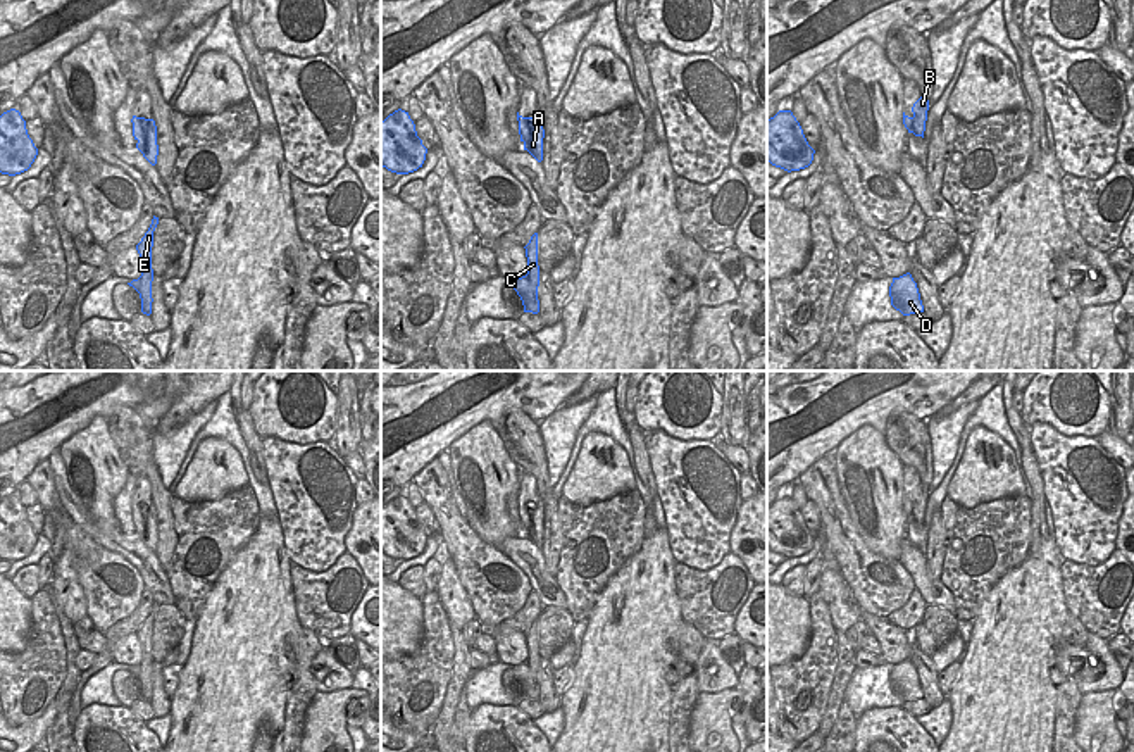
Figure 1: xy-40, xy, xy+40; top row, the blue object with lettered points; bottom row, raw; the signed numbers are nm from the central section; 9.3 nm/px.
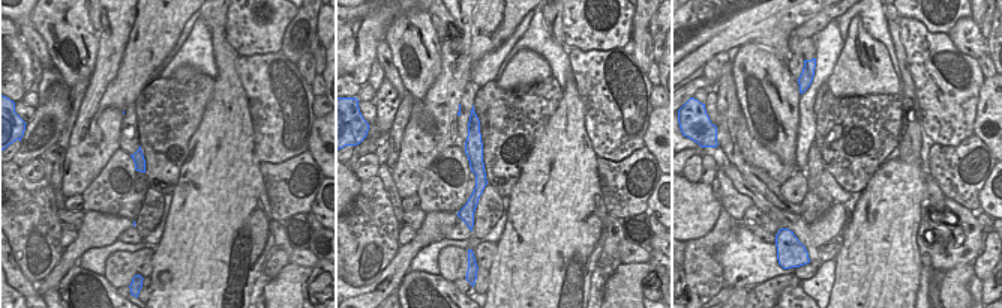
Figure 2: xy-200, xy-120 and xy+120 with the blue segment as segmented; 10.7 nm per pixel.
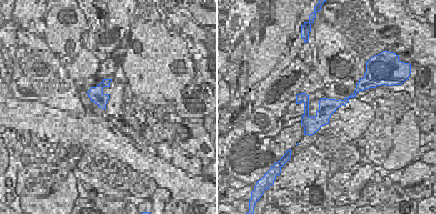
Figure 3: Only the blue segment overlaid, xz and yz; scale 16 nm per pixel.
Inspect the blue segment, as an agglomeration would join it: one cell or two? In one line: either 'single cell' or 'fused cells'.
fused cells

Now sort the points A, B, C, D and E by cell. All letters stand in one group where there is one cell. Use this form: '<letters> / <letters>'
A B C E / D

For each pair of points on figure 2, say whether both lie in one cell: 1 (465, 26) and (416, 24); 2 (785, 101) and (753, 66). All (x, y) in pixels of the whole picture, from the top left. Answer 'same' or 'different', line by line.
1: different
2: same

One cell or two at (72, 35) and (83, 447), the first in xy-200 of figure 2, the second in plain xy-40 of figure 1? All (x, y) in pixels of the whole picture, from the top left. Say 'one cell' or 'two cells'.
one cell

